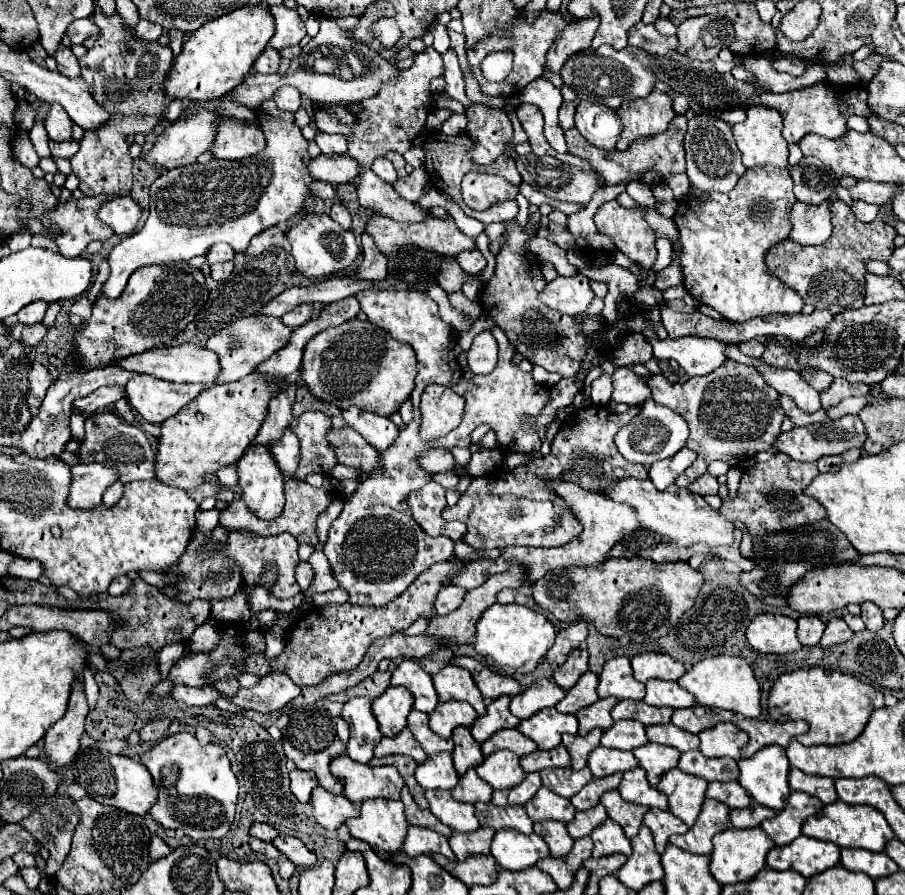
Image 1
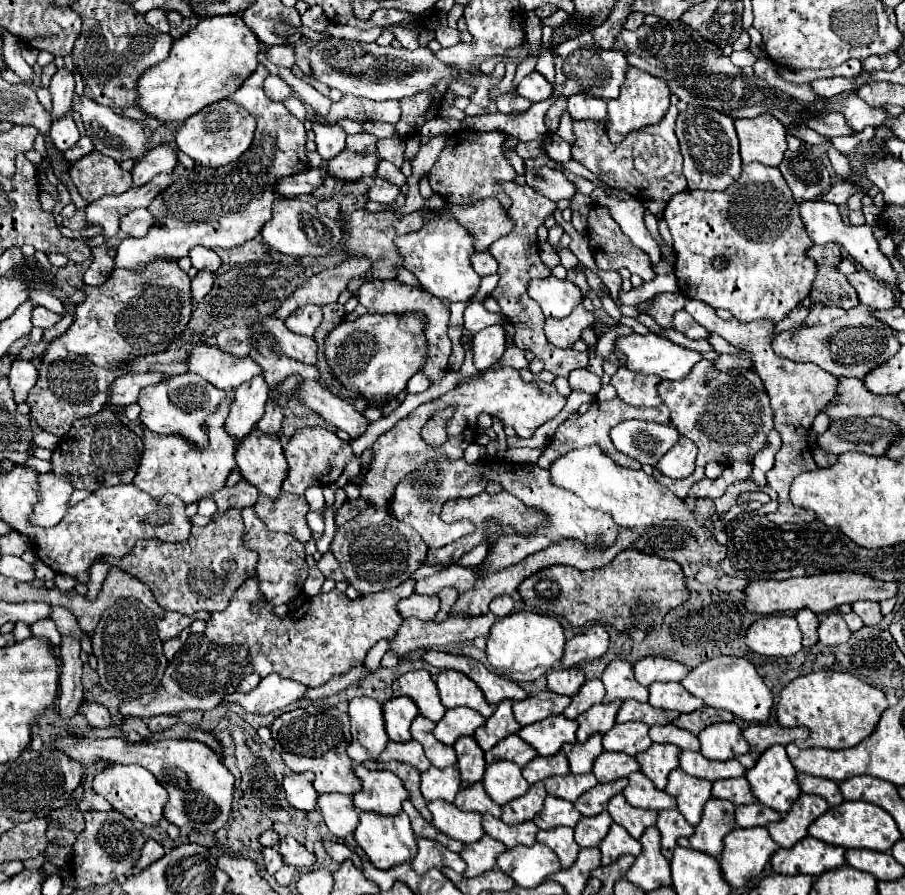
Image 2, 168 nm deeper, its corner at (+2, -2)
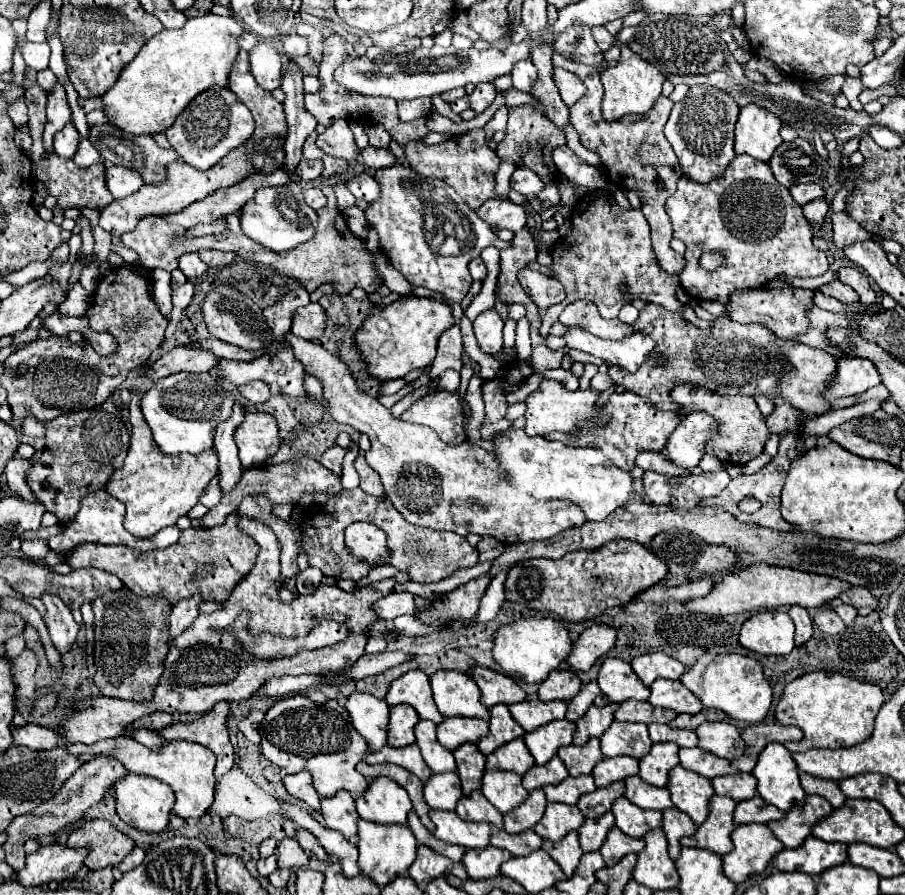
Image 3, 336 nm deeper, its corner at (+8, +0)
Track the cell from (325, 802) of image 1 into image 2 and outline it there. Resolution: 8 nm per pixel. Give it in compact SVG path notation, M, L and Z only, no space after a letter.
M320 794L318 808L328 830L338 838L346 838L358 826L358 810L348 794Z

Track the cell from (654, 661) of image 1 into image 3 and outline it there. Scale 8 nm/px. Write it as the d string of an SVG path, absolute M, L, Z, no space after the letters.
M652 652L652 654L638 656L630 664L644 686L650 686L658 678L678 680L684 674L684 666L678 660L666 656L664 652Z

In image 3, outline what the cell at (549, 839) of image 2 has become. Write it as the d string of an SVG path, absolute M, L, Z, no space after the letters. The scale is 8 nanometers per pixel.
M578 832L568 834L560 842L544 840L542 848L560 864L560 868L566 876L574 874L574 868L578 866L578 860L582 856L582 850L580 850L580 844L578 844Z

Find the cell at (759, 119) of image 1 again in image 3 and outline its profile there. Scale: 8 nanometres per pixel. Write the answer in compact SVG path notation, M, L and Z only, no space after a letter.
M760 106L740 108L736 122L736 154L748 154L756 160L768 162L782 138L778 134L782 122Z

